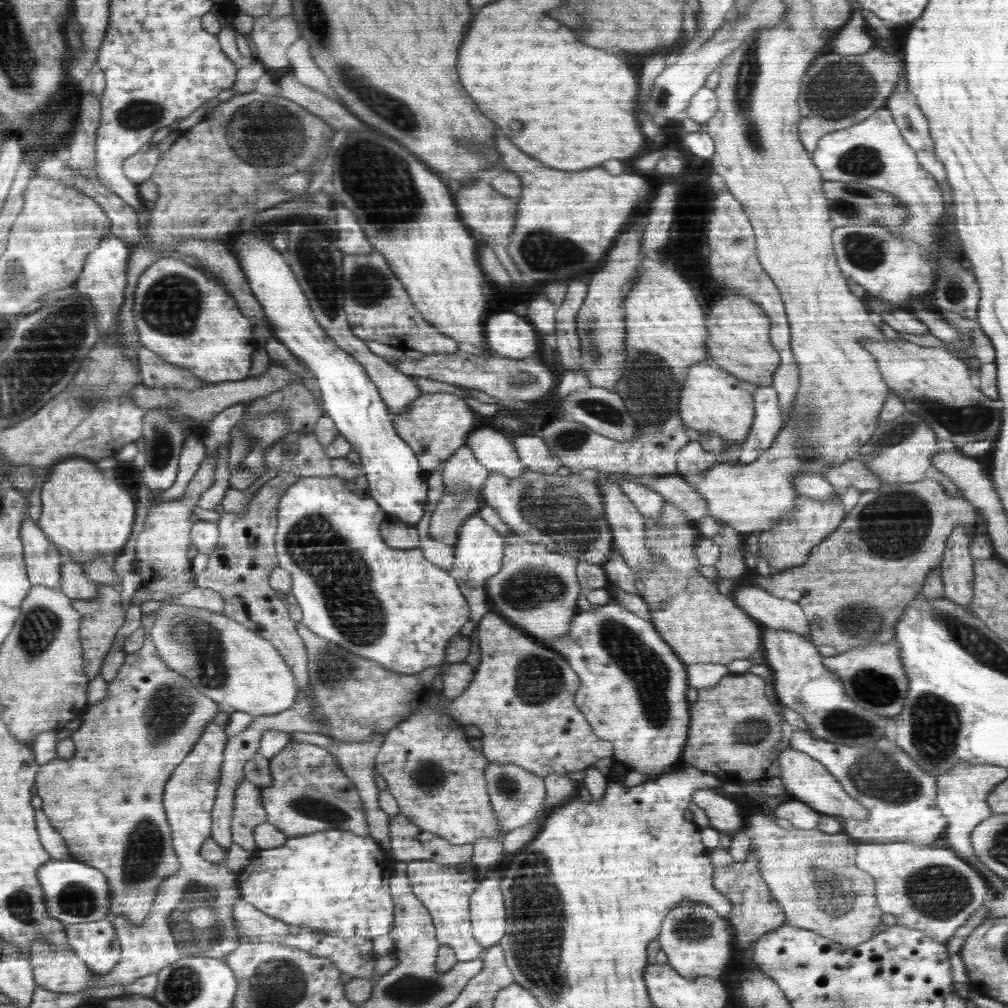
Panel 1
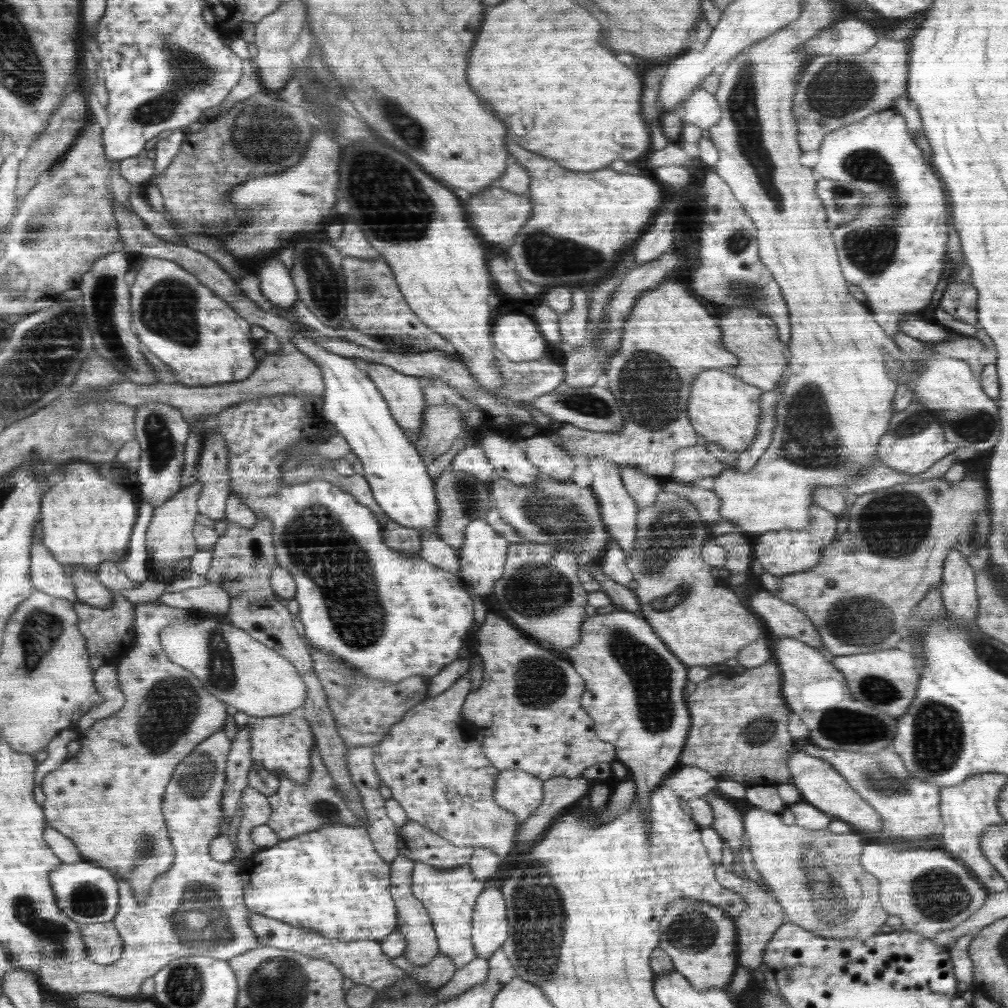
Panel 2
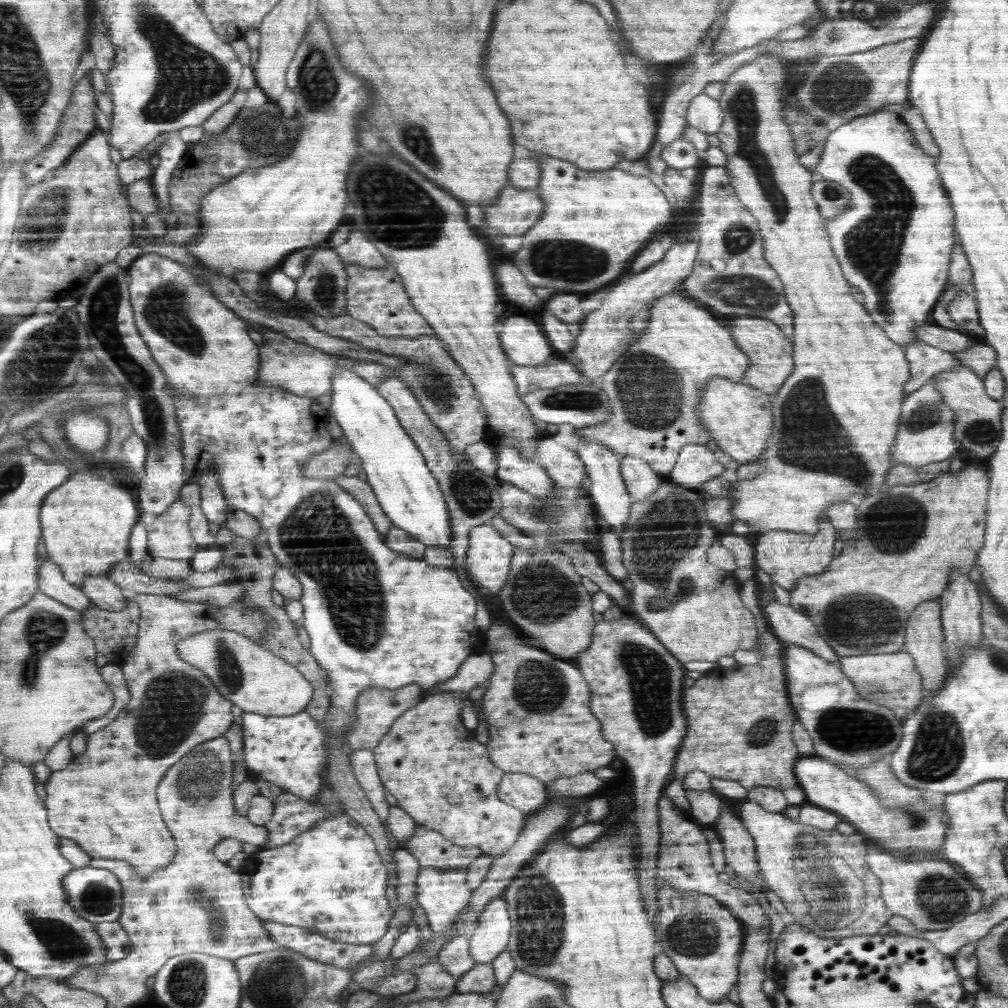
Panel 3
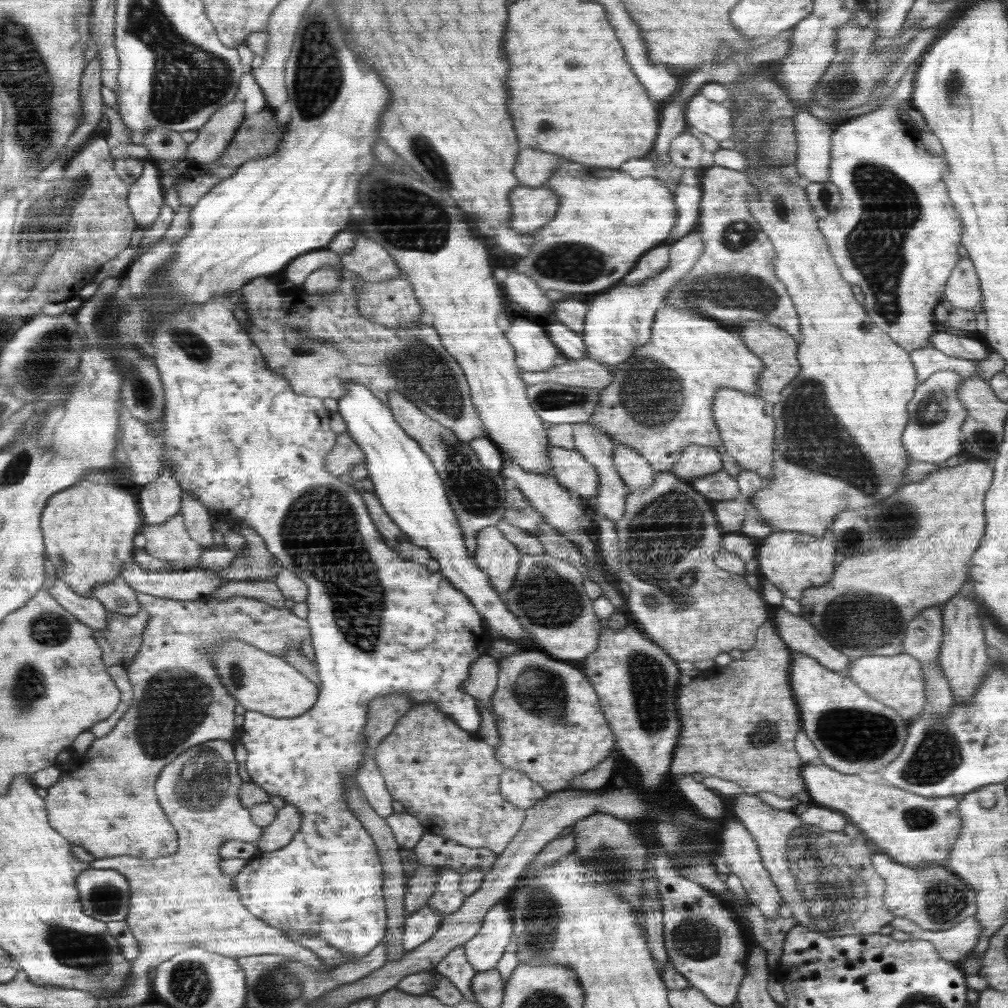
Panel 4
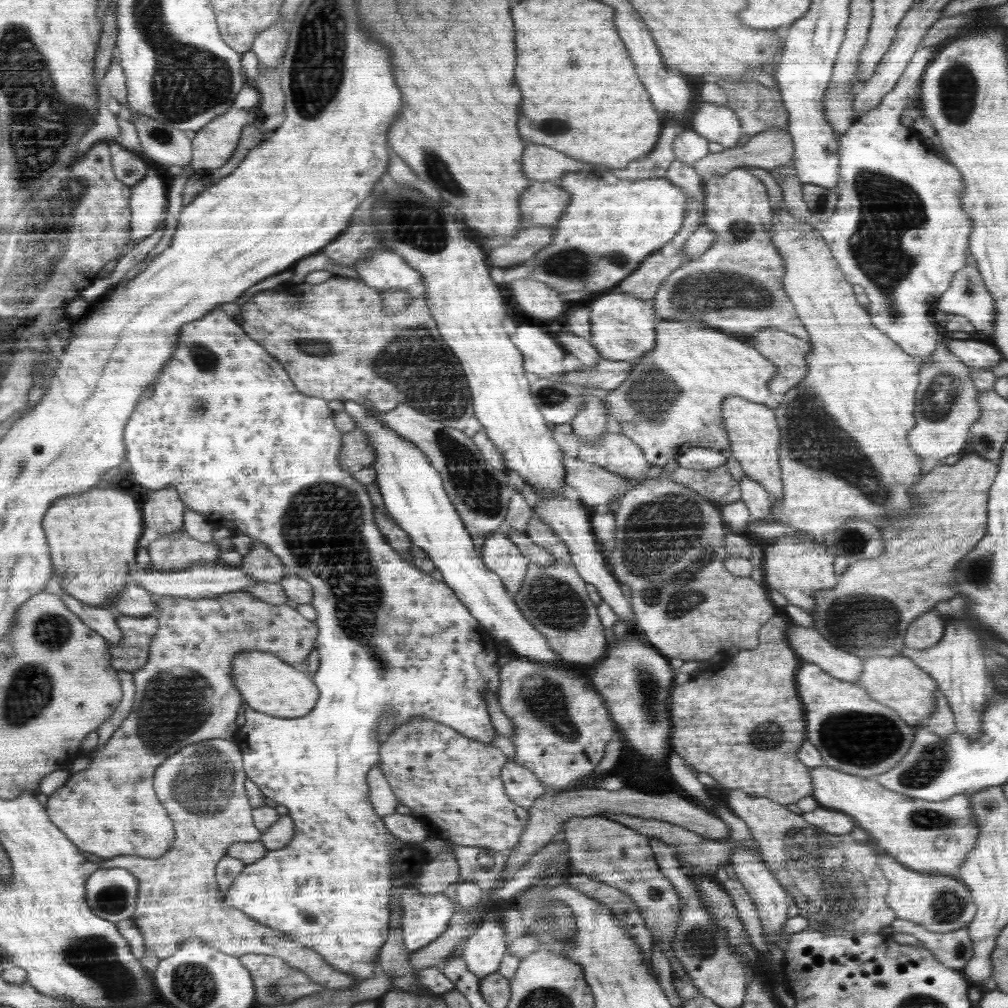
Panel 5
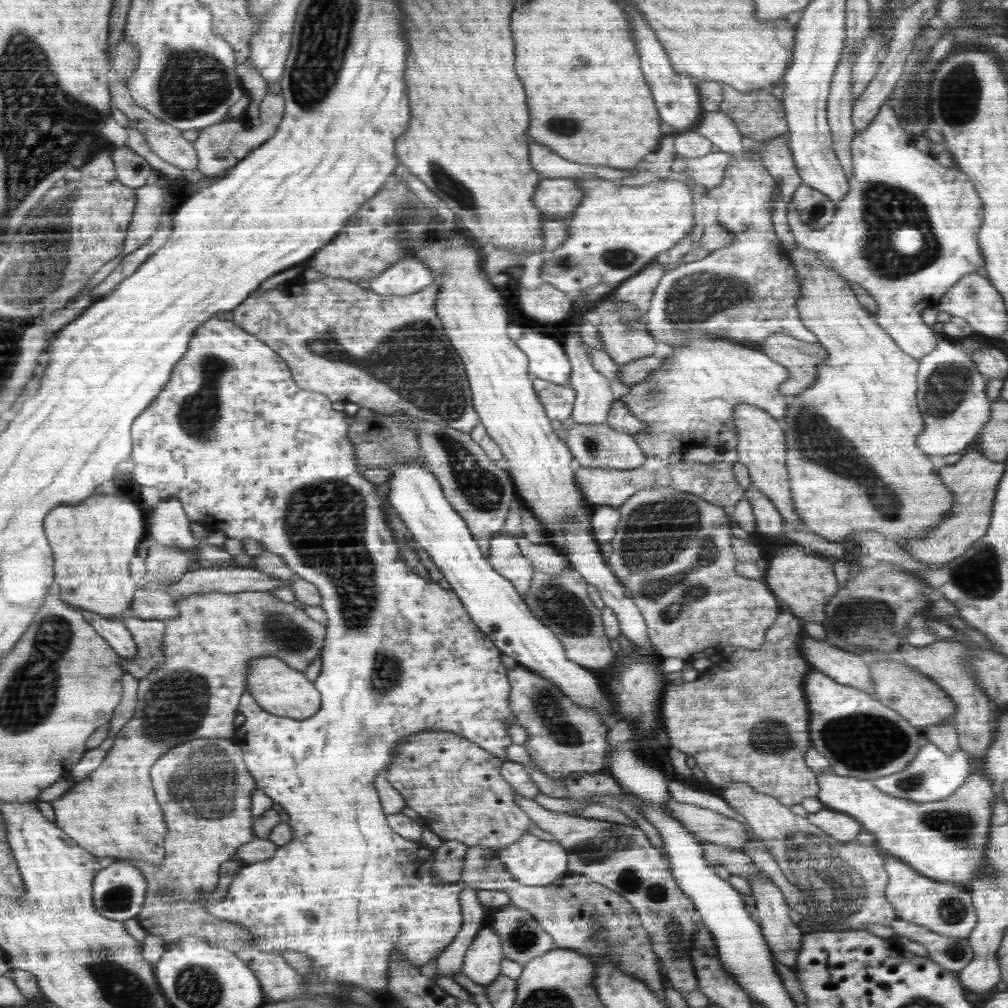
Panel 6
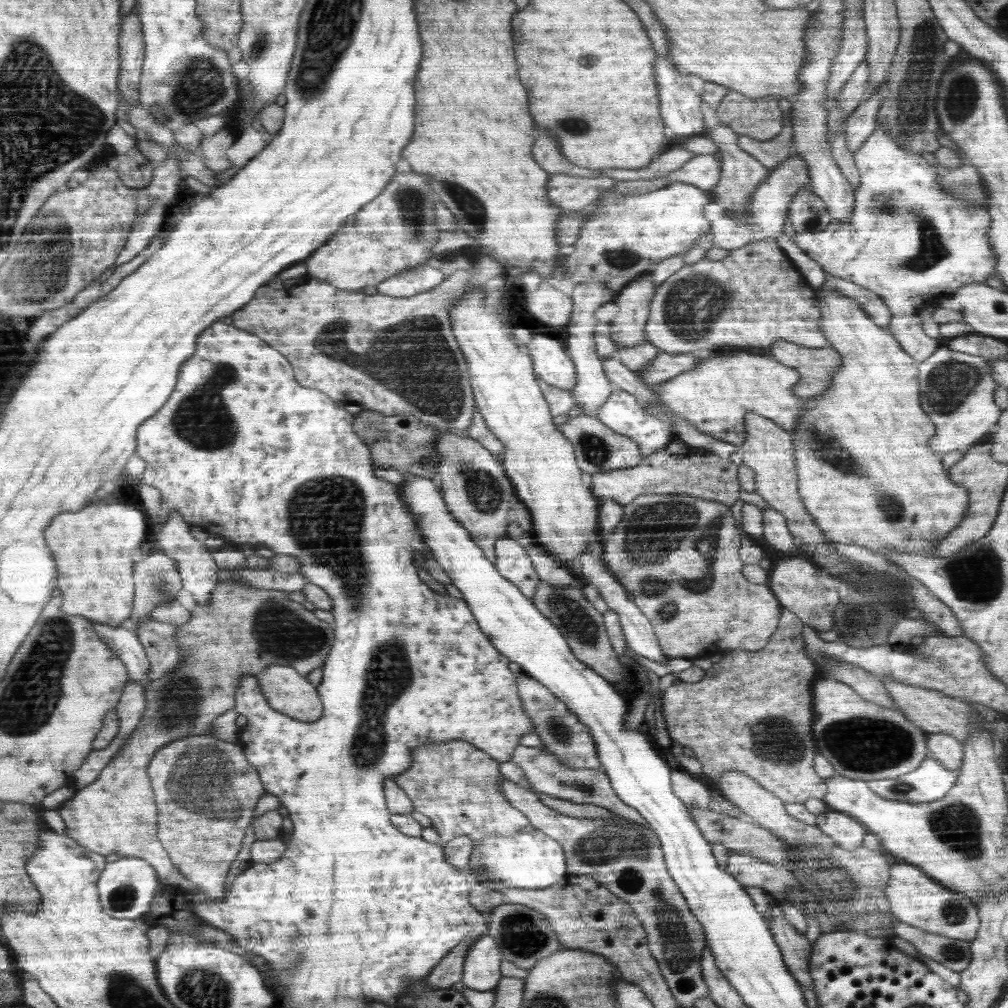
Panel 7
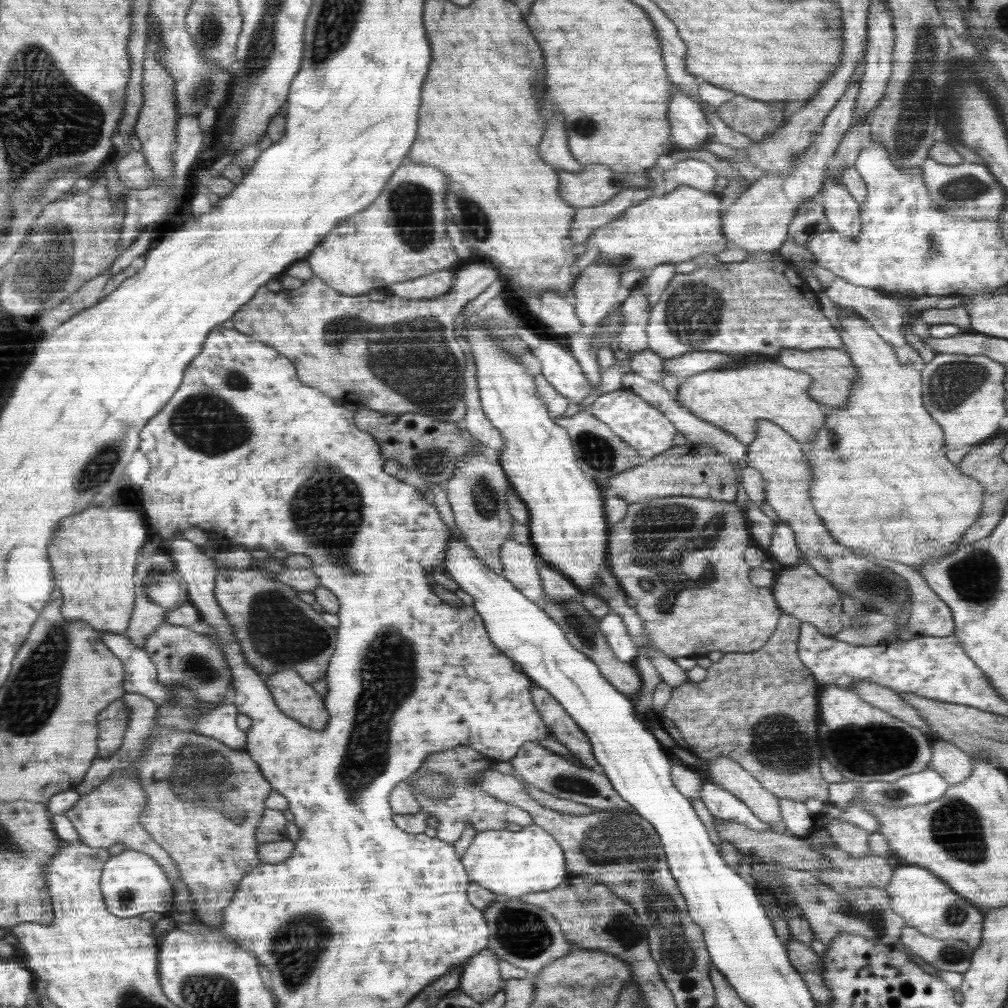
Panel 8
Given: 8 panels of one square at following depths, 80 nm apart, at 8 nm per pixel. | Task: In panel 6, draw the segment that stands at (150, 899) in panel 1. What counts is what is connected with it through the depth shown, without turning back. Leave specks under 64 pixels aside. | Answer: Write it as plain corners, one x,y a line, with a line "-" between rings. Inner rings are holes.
217,590
209,593
196,593
190,595
188,600
182,600
178,602
178,618
174,620
168,620
168,632
166,632
166,643
163,646
165,650
166,664
156,670
152,676
141,680
142,686
139,692
139,705
137,715
133,720
129,722
122,729
122,734
118,736
118,742
113,750
109,752
102,766
98,770
90,775
89,779
80,781
77,783
74,789
63,794
58,800
52,802
55,809
57,824
60,825
69,835
76,840
76,842
82,845
88,852
92,852
97,856
111,856
119,859
138,859
139,861
146,861
147,863
163,863
167,859
167,846
166,839
169,836
169,822
163,806
157,795
157,789
155,788
155,782
153,781
153,768
154,765
167,753
178,747
194,741
197,739
206,738
222,738
232,739
233,732
236,727
233,725
234,717
240,712
240,700
243,692
245,692
245,679
248,676
248,668
250,668
250,662
258,657
273,656
285,662
292,669
297,669
300,672
304,672
306,668
312,662
314,658
321,654
324,650
326,643
326,626
323,623
318,623
309,618
304,610
296,608
293,603
286,603
276,599
269,591
246,591
246,592
218,592

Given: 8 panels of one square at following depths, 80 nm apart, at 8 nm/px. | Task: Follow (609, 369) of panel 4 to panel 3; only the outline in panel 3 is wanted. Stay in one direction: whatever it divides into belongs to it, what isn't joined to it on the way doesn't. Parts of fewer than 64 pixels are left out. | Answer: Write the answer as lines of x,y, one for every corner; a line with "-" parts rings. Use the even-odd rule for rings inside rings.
566,358
554,364
540,366
513,366
514,381
520,395
530,394
539,388
556,388
562,385
593,384
594,380
587,380

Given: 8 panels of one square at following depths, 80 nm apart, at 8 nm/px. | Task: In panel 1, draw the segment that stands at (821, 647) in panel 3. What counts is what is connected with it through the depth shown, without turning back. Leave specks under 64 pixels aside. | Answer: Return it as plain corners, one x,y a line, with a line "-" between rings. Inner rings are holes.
736,584
731,592
737,598
738,606
758,620
766,628
794,632
802,638
809,638
808,620
802,608
780,597
770,594
757,585

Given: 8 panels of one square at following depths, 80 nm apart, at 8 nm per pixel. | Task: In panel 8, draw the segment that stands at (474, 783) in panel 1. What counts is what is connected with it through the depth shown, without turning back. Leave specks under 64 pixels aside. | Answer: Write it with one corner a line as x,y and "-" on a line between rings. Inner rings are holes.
468,746
450,748
444,752
429,754
420,768
408,779
403,780
411,788
410,791
416,797
418,804
421,805
421,810
429,812
431,816
438,819
439,824
436,828
438,840
453,845
464,834
467,824
471,824
477,832
486,832
487,830
504,830
507,822
514,822
522,827
530,826
533,823
533,815
526,812
525,809
498,800
484,792
478,785
470,782
471,778
477,776
479,772
489,770
492,762
493,760
478,753
477,750
468,748
-
435,772
443,774
443,778
451,784
451,793
445,799
431,799
413,787
423,776
435,774

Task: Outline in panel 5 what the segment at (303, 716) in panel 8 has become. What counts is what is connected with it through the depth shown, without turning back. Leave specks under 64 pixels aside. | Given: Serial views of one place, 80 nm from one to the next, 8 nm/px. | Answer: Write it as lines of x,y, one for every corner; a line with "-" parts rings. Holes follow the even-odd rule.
260,651
239,652
233,662
233,680
240,689
242,700
250,708
278,718
306,716
317,704
320,689
317,683
302,670
286,664
275,654

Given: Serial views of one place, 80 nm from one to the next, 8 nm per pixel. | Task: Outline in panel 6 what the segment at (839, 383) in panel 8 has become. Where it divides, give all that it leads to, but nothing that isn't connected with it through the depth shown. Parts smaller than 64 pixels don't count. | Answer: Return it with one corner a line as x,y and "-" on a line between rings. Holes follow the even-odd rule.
786,333
768,336
761,346
761,351
766,356
789,369
788,378
780,386
781,393
787,397
811,387
817,379
817,364
825,361
828,356
822,345
809,343

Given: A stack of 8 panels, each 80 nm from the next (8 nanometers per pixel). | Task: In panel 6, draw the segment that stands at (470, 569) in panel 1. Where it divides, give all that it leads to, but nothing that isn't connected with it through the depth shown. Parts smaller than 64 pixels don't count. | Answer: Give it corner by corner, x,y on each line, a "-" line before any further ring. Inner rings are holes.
500,533
490,541
489,563
496,572
512,581
517,592
523,595
533,580
533,563
521,552
517,537

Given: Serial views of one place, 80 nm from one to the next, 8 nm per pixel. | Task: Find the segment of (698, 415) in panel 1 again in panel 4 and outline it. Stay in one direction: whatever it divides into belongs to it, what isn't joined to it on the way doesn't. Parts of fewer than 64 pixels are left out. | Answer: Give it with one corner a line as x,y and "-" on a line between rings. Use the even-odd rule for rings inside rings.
728,387
717,388
713,400
713,419
726,454
735,458
742,470
757,472
769,481
773,477
773,450
776,446
776,418
772,402
760,395

